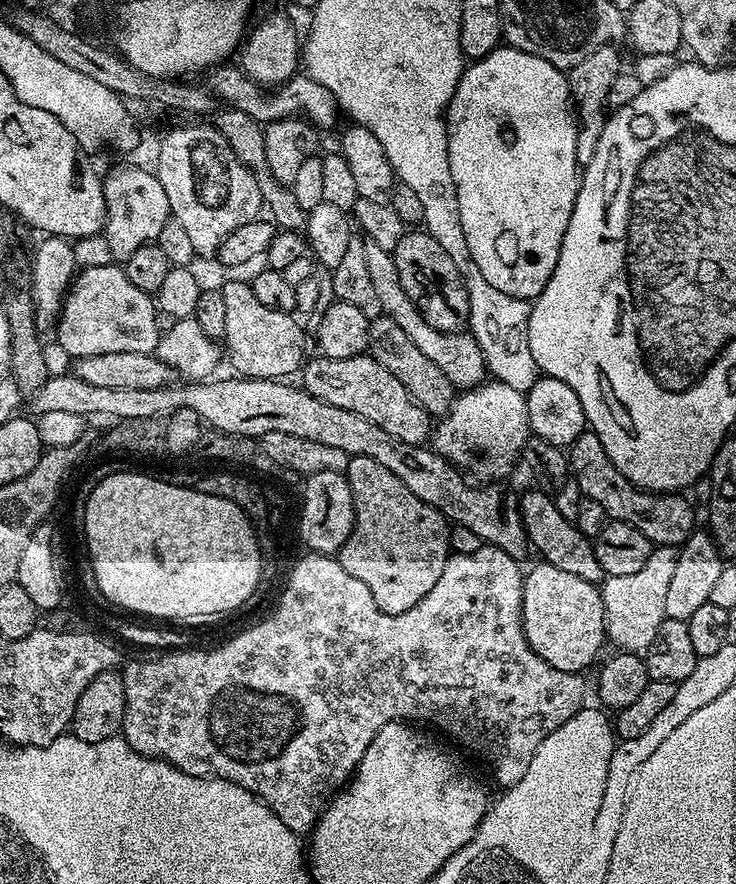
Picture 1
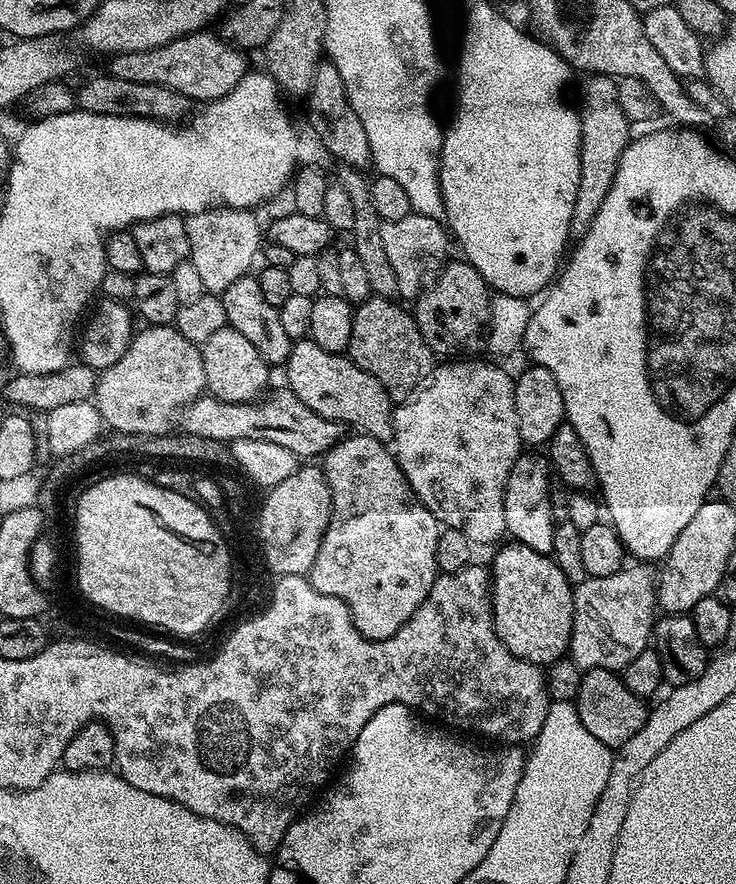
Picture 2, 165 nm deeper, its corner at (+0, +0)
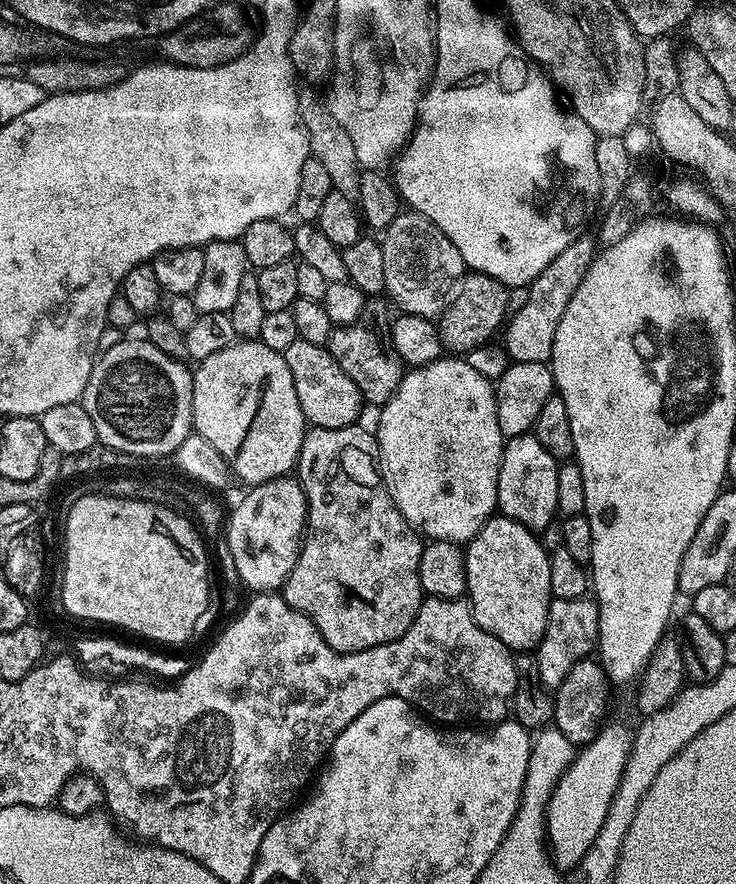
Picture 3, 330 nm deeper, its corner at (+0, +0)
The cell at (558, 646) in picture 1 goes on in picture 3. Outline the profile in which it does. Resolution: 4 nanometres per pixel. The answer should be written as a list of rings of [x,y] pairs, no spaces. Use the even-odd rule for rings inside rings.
[[[493,514],[482,526],[482,530],[478,530],[476,537],[468,541],[464,548],[468,583],[466,600],[472,609],[474,622],[478,622],[482,630],[494,634],[494,638],[501,640],[513,653],[531,653],[539,648],[540,640],[544,637],[550,606],[554,599],[550,590],[549,555],[537,533],[514,522],[508,516],[499,514]]]

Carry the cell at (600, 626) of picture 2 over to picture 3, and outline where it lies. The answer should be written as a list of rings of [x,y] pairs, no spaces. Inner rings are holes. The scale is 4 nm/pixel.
[[[587,595],[569,600],[553,599],[544,637],[540,640],[539,648],[534,652],[538,674],[545,688],[555,690],[562,682],[562,678],[570,674],[571,667],[575,663],[589,659],[597,647],[599,634],[600,609],[597,608],[595,599]]]

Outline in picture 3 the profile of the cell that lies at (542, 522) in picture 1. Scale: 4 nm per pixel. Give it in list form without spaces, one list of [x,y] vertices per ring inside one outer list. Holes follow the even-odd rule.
[[[534,434],[514,436],[505,443],[498,470],[496,506],[499,515],[508,516],[537,534],[557,519],[558,461],[548,453],[546,446],[542,446],[542,442],[538,442]]]

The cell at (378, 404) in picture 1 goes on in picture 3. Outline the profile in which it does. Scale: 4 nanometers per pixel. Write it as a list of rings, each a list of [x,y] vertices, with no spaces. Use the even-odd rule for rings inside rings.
[[[297,339],[284,352],[286,366],[294,377],[294,390],[302,406],[305,421],[314,428],[351,428],[357,423],[366,401],[356,383],[346,375],[346,370],[334,362],[327,347]]]

